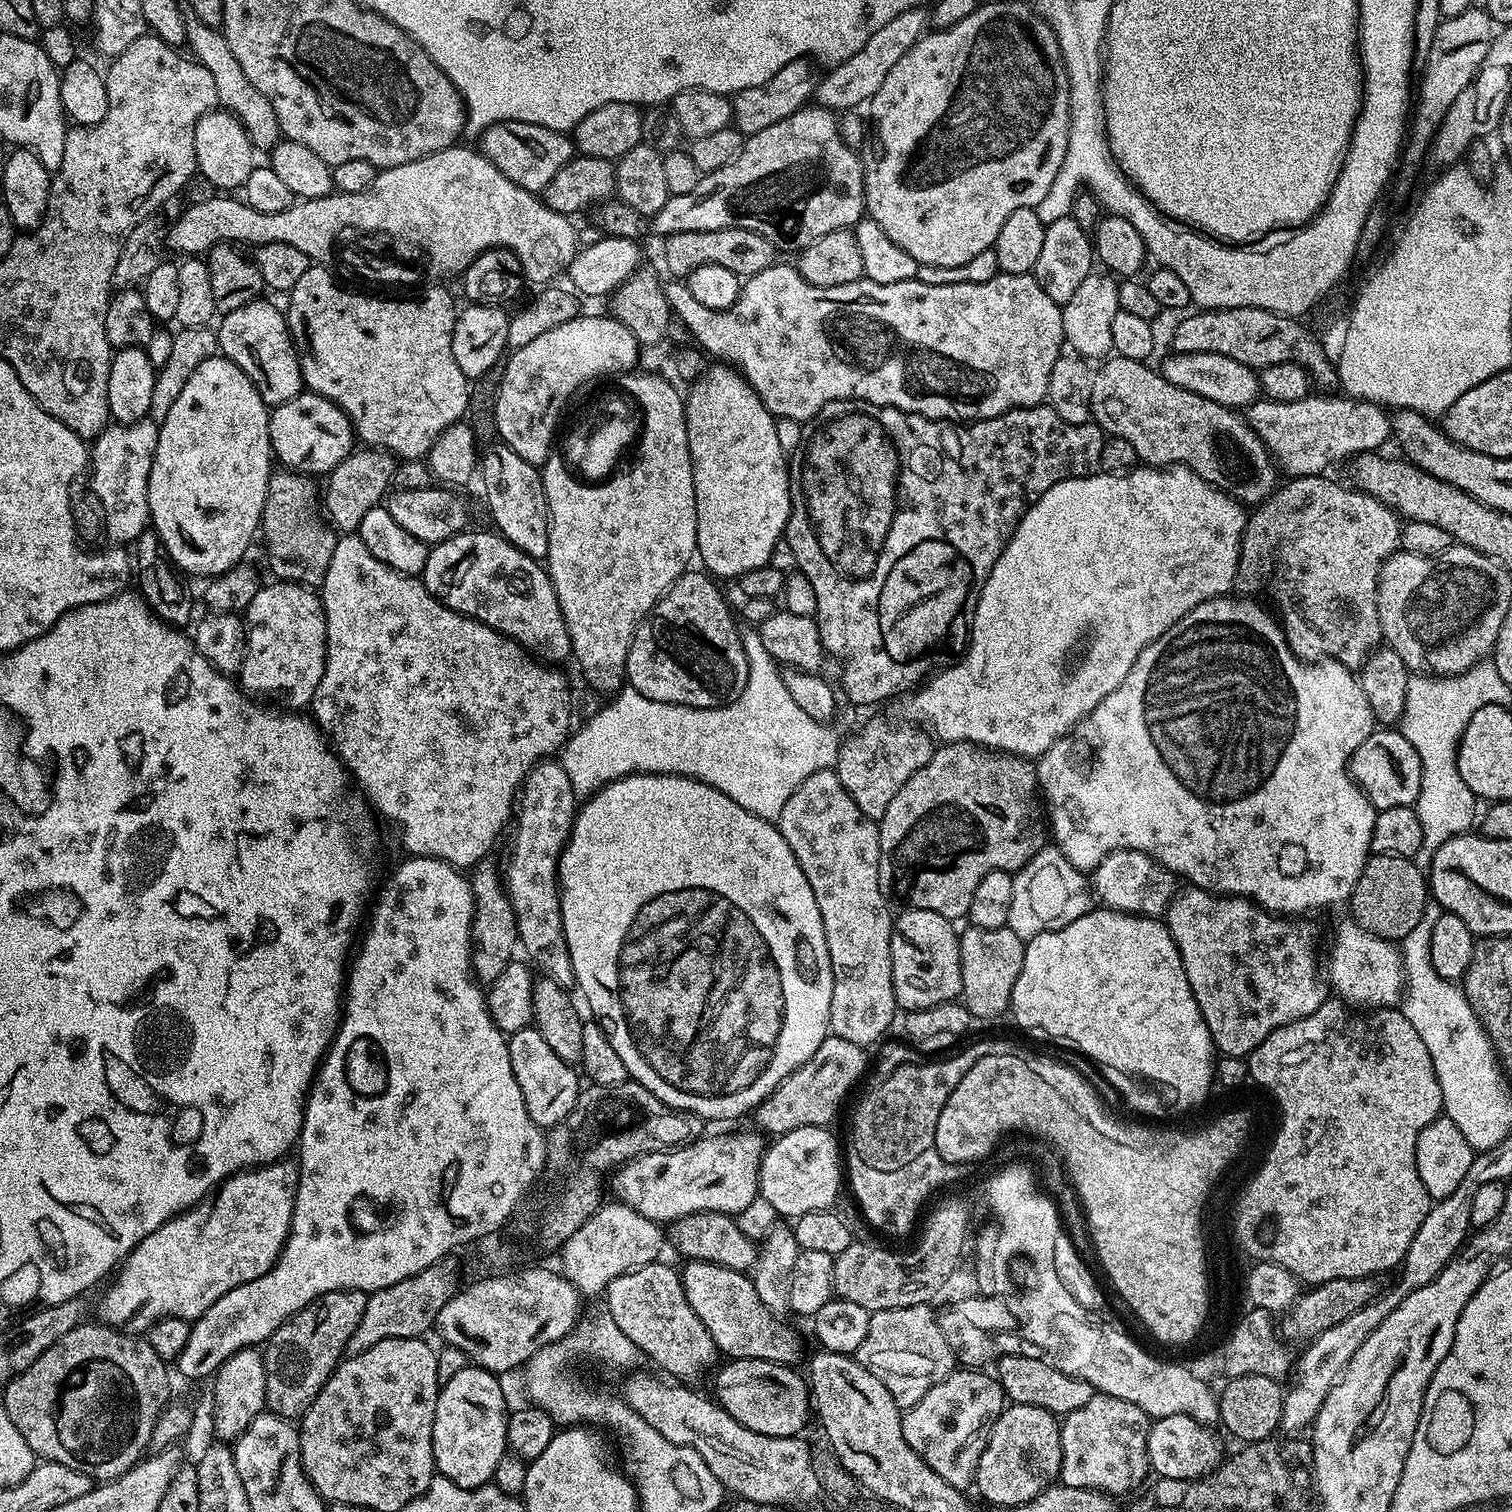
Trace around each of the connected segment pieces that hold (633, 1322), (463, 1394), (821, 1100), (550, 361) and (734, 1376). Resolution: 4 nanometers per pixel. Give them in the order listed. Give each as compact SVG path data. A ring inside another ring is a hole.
M662 1263L634 1268L614 1278L606 1291L606 1312L614 1318L618 1330L661 1368L661 1373L669 1372L672 1375L669 1377L676 1382L694 1382L690 1380L698 1379L717 1363L718 1349L714 1338L710 1338L710 1330L702 1326L702 1318L698 1318L698 1314L690 1310L690 1302L686 1302L680 1272Z
M469 1366L440 1385L432 1435L436 1471L463 1488L480 1488L489 1483L506 1454L510 1407L504 1401L500 1380L495 1372Z
M828 1035L814 1050L814 1054L794 1074L786 1077L774 1091L754 1109L755 1127L769 1137L784 1136L790 1130L802 1126L831 1125L831 1120L840 1112L840 1103L848 1096L848 1091L860 1080L864 1067L869 1067L870 1056L861 1045L846 1042L846 1038Z
M581 314L570 322L562 322L562 326L554 326L554 330L546 330L534 342L515 349L507 357L504 365L504 381L500 383L500 393L496 399L496 435L507 444L518 458L526 458L526 462L543 466L553 455L552 435L556 432L556 423L560 420L560 411L564 403L575 394L576 388L583 386L587 380L595 376L612 378L617 374L627 374L637 367L636 359L642 352L641 345L636 343L634 334L626 330L619 320L611 315L587 316Z
M729 1359L724 1363L728 1364L721 1363L715 1369L714 1399L734 1422L767 1436L799 1437L803 1433L800 1431L808 1424L808 1412L810 1416L810 1388L795 1367L769 1360Z

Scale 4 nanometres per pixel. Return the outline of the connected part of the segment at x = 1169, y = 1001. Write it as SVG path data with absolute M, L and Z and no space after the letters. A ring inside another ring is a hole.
M1103 906L1093 907L1092 911L1079 916L1070 926L1062 926L1053 932L1043 932L1027 941L1022 958L1022 974L1018 974L1018 982L1014 982L1010 1016L1013 1016L1024 1028L1037 1028L1044 1036L1051 1038L1055 1032L1060 1032L1060 1042L1073 1044L1080 1052L1085 1052L1092 1060L1097 1060L1100 1066L1109 1064L1119 1066L1130 1075L1145 1082L1151 1080L1168 1080L1172 1084L1172 1093L1176 1096L1176 1104L1192 1108L1200 1104L1208 1096L1208 1091L1214 1088L1214 1045L1212 1035L1200 1013L1198 1002L1192 993L1190 982L1186 978L1186 970L1182 966L1182 958L1174 938L1168 933L1167 923L1163 919L1150 916L1134 916L1131 912L1115 912L1113 908Z

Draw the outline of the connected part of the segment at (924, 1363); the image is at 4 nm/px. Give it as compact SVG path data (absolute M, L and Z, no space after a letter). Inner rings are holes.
M919 1304L871 1313L870 1330L866 1330L866 1339L854 1353L854 1359L890 1390L902 1410L913 1408L926 1390L938 1386L958 1364L946 1334L942 1334L937 1313L930 1309L928 1304Z

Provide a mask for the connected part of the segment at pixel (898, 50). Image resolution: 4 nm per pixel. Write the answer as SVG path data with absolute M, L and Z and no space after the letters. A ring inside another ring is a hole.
M923 7L911 8L909 12L898 14L898 18L886 22L886 26L882 26L882 30L878 30L878 34L874 34L858 54L848 57L841 64L825 71L828 72L825 76L823 73L819 77L814 93L815 103L819 107L830 108L837 114L859 109L859 104L867 105L872 96L878 94L878 86L886 82L886 74L890 74L891 68L902 59L906 50L910 50L910 46L920 41L929 24L929 13Z

